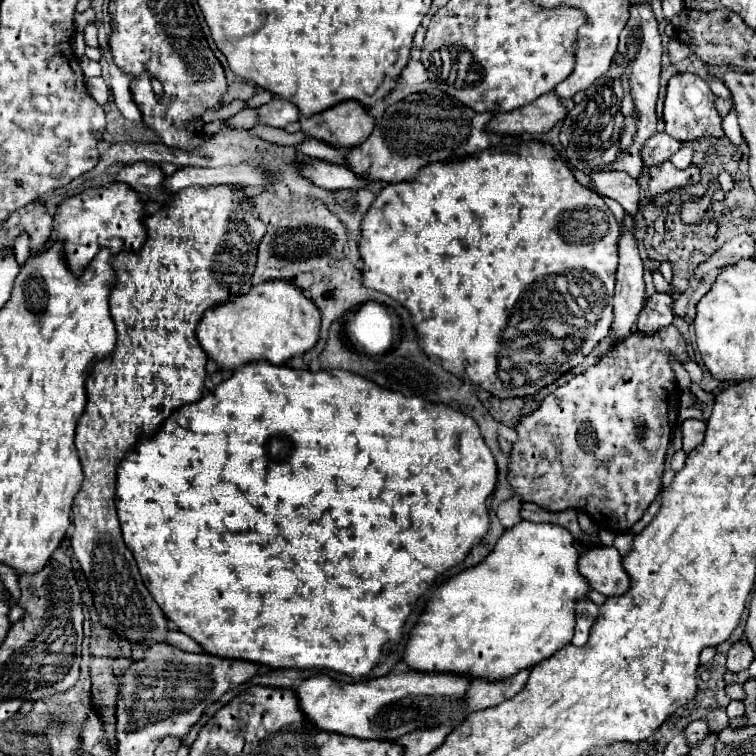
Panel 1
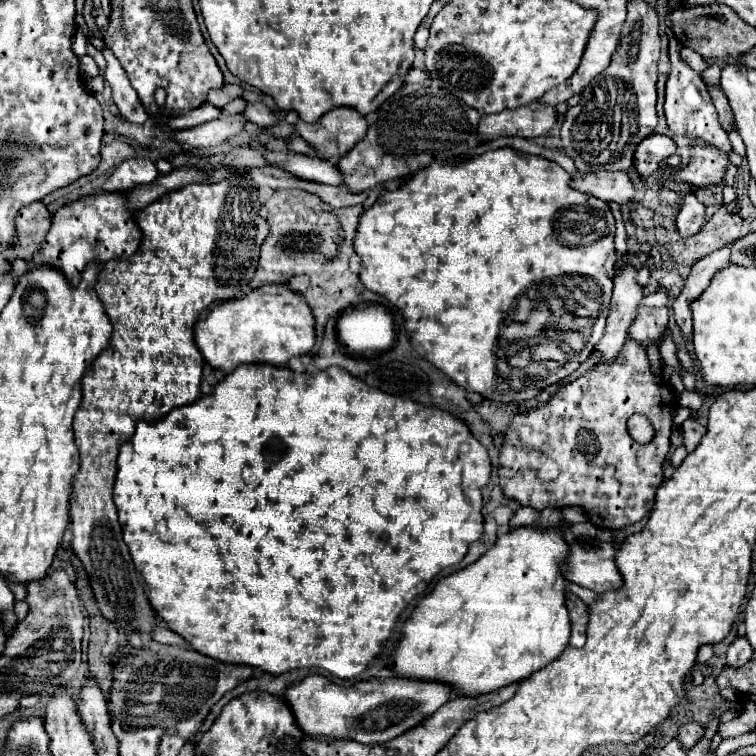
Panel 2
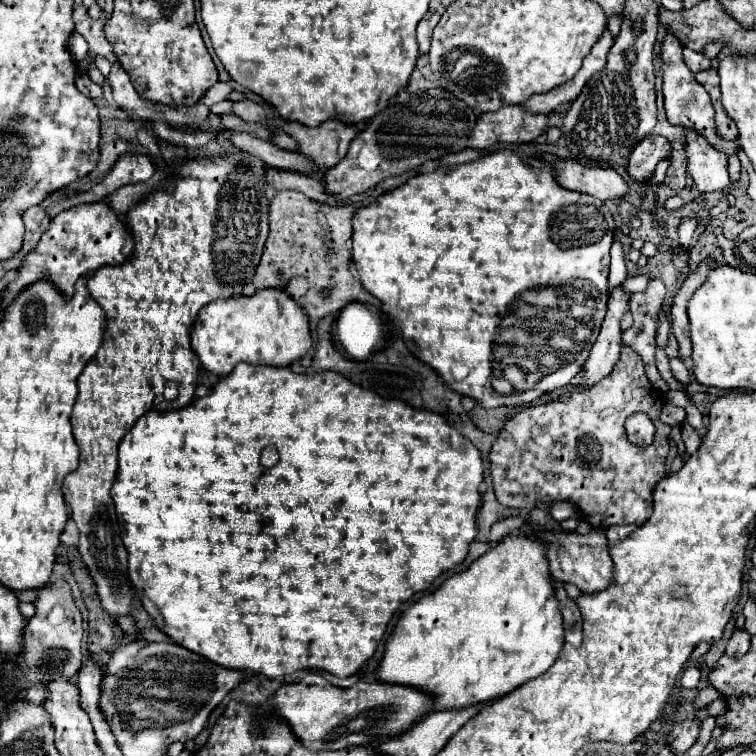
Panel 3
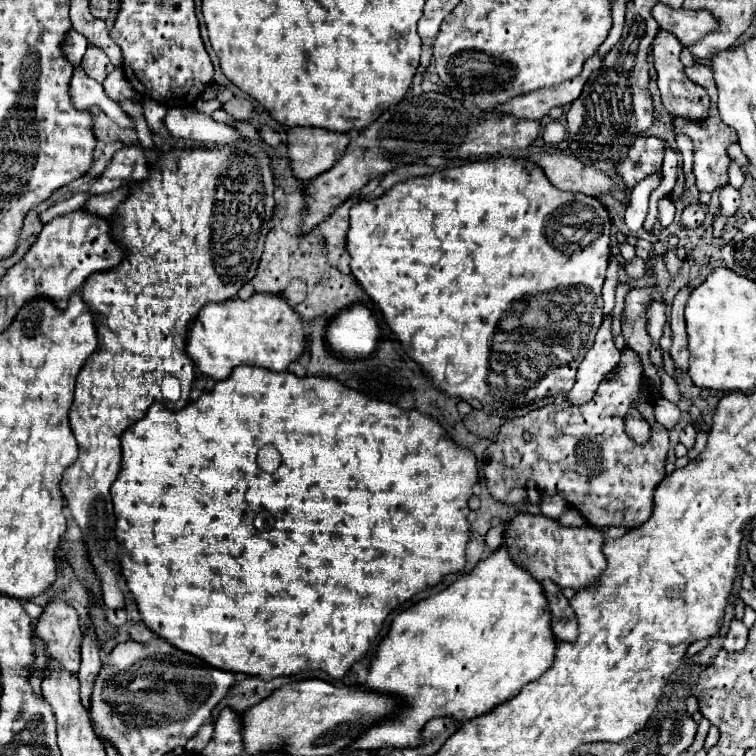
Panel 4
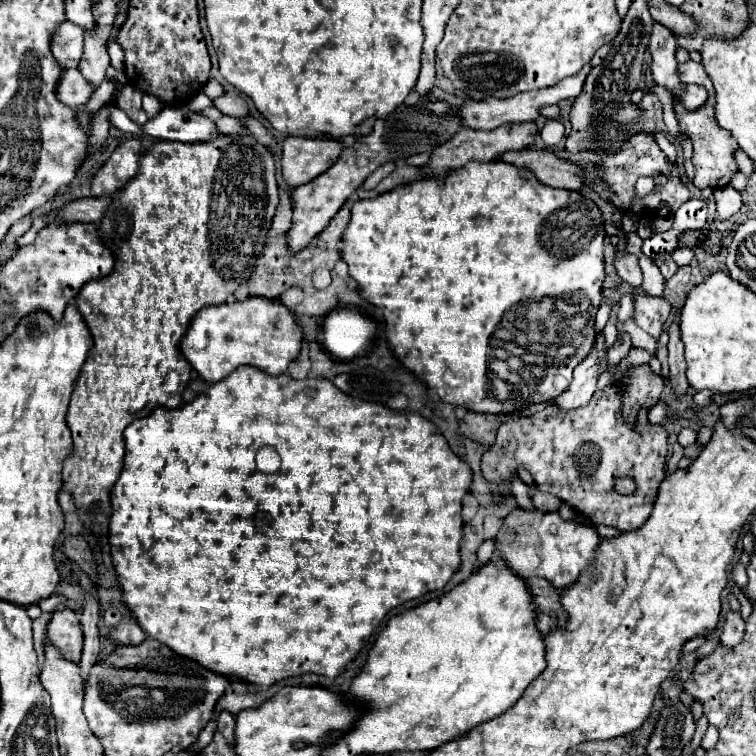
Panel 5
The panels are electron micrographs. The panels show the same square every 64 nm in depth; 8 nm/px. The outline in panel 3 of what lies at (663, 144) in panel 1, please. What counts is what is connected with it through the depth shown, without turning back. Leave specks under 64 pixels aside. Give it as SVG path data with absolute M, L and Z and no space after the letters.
M650 134L644 136L632 150L628 164L626 164L626 172L632 180L636 182L644 182L652 176L656 164L664 158L668 158L672 152L670 142L664 136L658 134Z

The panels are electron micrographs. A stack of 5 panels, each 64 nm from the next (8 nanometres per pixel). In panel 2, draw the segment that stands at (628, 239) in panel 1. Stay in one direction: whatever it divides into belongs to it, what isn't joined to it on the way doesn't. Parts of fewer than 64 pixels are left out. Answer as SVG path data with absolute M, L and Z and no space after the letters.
M626 254L626 262L622 266L622 272L614 278L614 292L610 300L610 312L606 318L606 332L602 340L594 346L594 352L598 356L598 364L612 362L618 358L622 344L628 338L628 328L632 320L636 318L636 308L640 298L644 296L642 288L634 282L636 270L630 266L632 256Z

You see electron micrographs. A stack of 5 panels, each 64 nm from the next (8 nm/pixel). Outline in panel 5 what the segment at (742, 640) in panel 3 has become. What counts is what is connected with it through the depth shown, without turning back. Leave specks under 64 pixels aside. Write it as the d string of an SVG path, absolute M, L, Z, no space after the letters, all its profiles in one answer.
M726 612L726 620L724 620L724 628L720 634L720 642L724 646L736 646L742 640L742 632L744 632L744 620L740 616L740 612Z

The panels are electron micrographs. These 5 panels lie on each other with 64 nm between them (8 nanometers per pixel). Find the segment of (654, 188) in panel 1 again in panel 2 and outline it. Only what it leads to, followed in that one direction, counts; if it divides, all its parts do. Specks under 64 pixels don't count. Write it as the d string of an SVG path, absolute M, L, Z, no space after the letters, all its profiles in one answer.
M696 144L690 148L690 164L674 172L672 178L698 187L710 187L722 184L726 166L728 166L726 156L720 154L716 148Z

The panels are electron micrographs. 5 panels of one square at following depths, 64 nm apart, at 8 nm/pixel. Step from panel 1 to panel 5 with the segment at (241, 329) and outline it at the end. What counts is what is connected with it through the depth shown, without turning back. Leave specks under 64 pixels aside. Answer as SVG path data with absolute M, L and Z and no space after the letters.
M260 296L246 298L244 302L232 302L232 304L202 308L192 318L188 332L180 340L180 352L182 352L184 360L206 382L218 382L224 376L228 376L228 372L232 372L244 364L256 366L268 374L282 374L288 368L288 364L298 356L300 346L302 346L302 330L294 322L294 316L278 300L260 300Z

